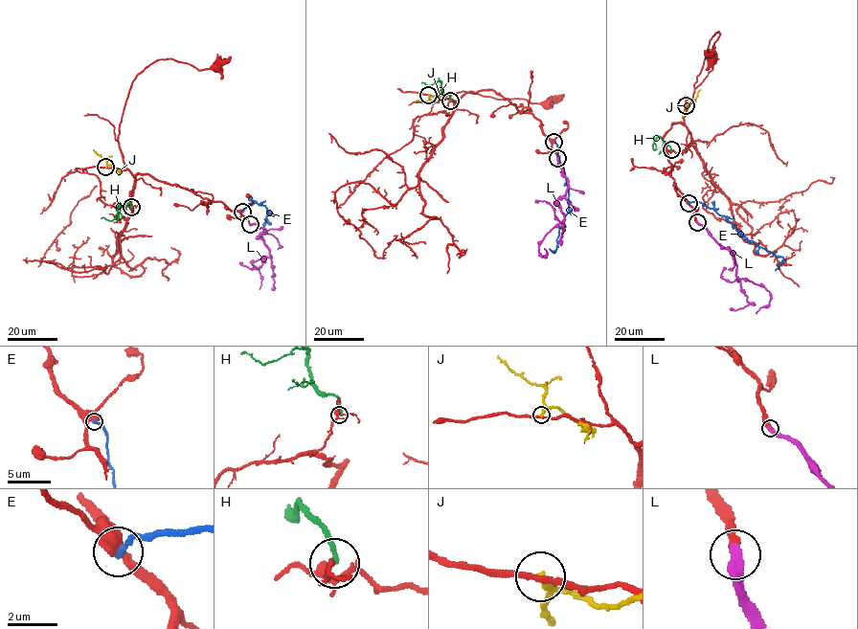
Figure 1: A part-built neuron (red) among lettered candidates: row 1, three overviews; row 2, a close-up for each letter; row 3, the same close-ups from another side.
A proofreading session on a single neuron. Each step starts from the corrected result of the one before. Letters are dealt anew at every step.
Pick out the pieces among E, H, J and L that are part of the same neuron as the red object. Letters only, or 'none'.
L

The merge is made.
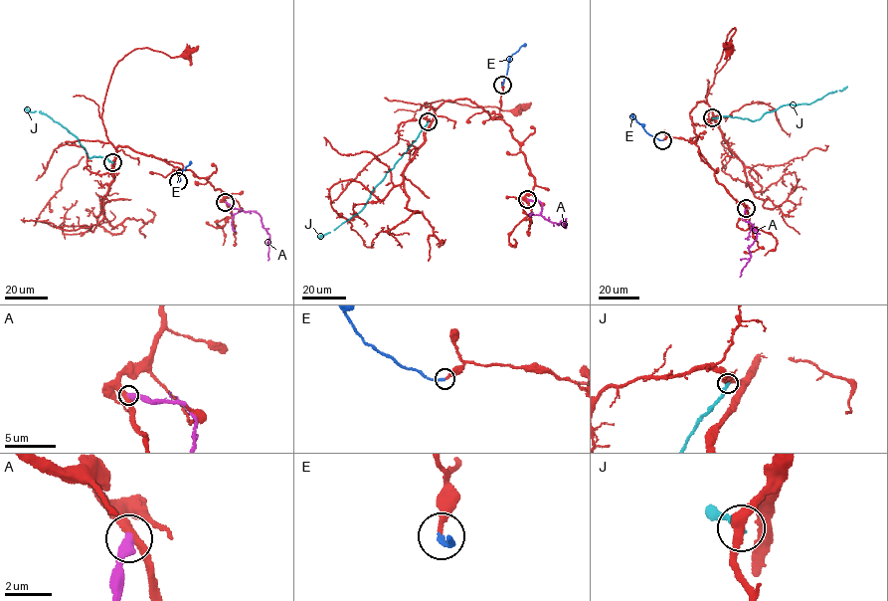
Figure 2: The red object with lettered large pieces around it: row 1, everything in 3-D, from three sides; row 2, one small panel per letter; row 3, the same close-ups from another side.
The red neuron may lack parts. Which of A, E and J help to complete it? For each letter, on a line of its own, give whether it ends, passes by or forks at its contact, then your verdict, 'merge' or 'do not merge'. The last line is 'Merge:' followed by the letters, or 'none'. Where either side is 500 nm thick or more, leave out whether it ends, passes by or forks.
A: it ends there; do not merge
E: it ends there; merge
J: it ends there; do not merge
Merge: E

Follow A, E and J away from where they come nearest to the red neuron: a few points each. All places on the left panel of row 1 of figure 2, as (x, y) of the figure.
A: (225, 202), (233, 208), (259, 214), (269, 236), (267, 260)
E: (178, 181), (178, 173), (191, 161)
J: (112, 162), (105, 156), (89, 158), (76, 136), (66, 127), (45, 114), (25, 108)

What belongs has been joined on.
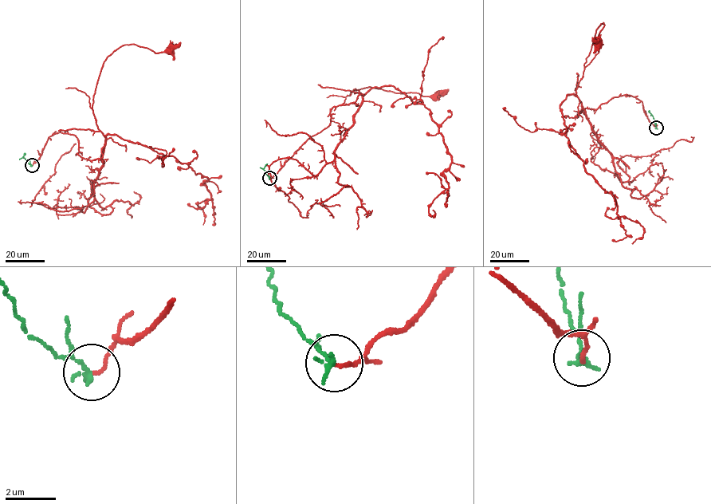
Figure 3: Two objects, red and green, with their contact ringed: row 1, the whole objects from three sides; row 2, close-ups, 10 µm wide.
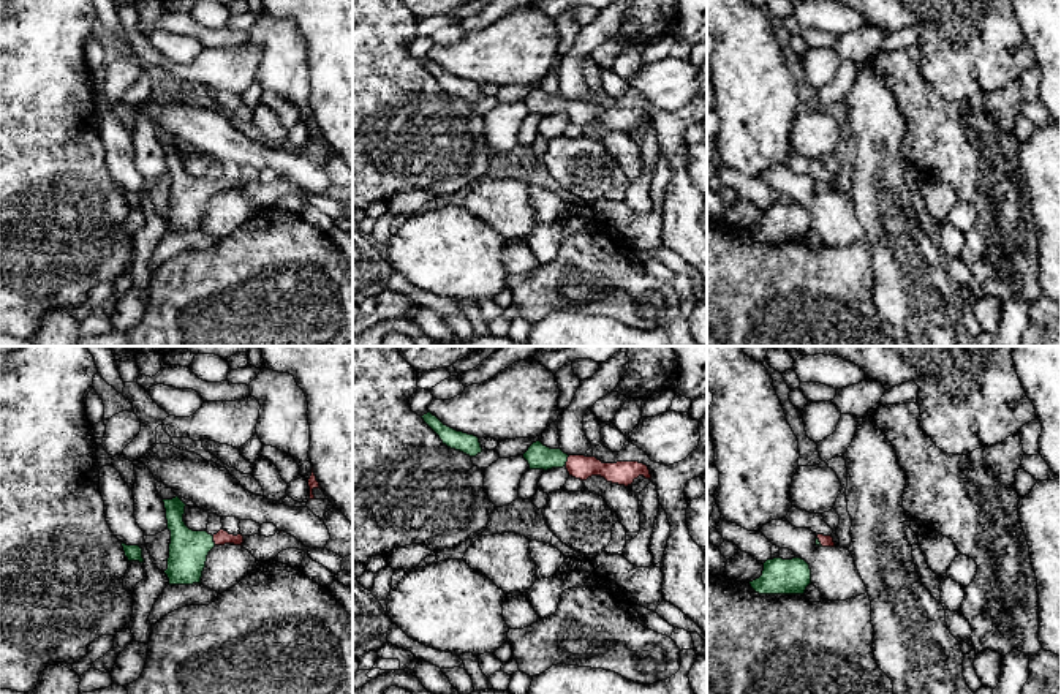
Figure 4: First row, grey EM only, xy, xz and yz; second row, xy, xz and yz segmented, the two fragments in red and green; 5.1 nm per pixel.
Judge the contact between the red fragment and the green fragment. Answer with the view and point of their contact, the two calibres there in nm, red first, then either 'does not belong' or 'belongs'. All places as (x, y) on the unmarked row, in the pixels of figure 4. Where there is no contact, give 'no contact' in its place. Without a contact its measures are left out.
contact xz (568, 106); calibres 120 and 130 nm; belongs

